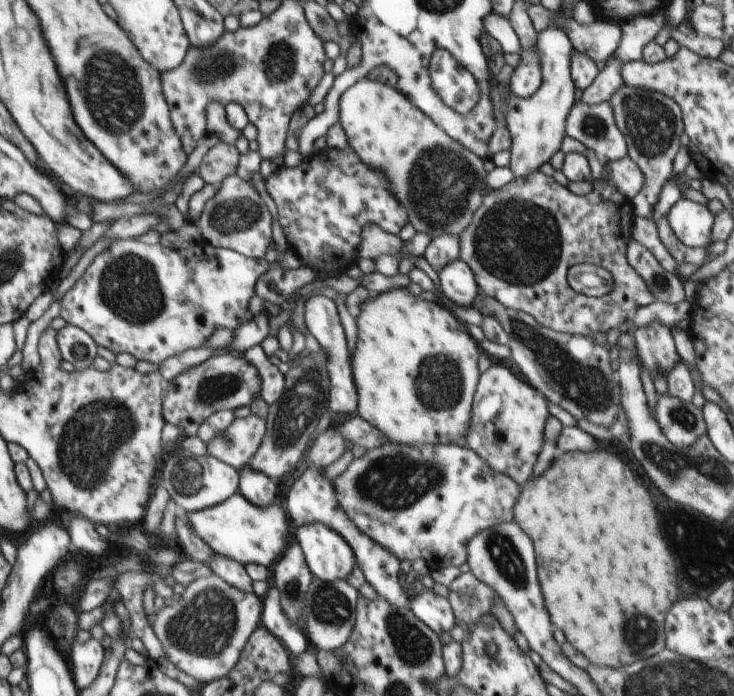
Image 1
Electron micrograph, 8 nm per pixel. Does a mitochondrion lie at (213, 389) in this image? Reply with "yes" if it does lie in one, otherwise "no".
yes

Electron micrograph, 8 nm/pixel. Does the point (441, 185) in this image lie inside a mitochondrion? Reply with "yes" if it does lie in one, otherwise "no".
yes

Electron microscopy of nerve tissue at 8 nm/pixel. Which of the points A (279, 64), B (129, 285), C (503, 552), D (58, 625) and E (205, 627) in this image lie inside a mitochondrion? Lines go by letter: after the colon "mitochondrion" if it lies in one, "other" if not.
A: mitochondrion
B: mitochondrion
C: mitochondrion
D: mitochondrion
E: mitochondrion

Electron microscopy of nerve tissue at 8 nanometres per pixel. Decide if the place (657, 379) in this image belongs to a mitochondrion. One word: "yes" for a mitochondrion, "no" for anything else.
no

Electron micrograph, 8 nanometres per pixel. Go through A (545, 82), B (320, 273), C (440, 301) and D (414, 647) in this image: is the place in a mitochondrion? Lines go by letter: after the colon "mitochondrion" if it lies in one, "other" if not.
A: other
B: other
C: other
D: mitochondrion

